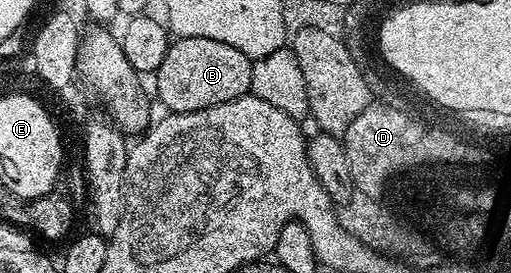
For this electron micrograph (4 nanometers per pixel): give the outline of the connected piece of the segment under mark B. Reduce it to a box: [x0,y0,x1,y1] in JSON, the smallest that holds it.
[153,37,252,113]

